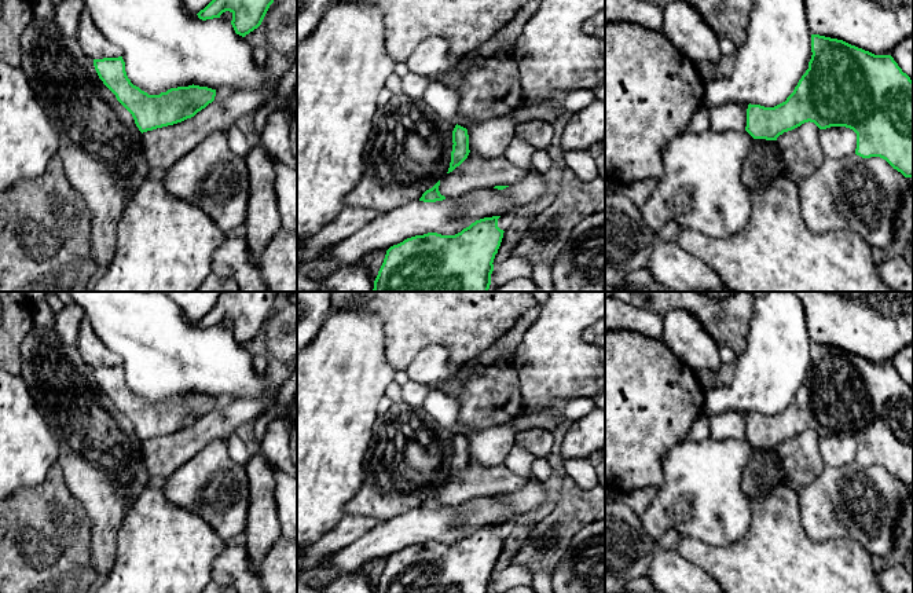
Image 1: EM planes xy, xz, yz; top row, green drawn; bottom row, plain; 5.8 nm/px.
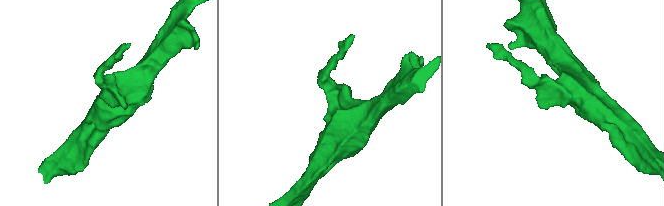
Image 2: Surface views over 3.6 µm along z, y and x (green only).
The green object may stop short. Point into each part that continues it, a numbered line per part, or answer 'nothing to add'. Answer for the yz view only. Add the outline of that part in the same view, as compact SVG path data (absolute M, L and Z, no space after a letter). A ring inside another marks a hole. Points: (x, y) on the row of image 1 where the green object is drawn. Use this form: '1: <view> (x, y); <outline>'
nothing to add

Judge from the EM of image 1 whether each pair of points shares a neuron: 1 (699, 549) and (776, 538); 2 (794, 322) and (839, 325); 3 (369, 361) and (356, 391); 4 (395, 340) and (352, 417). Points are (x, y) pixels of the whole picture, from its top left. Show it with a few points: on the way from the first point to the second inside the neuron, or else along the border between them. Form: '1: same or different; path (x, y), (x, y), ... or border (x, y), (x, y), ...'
1: same; path (718, 556), (756, 556)
2: different; border (803, 306), (807, 335), (813, 341)
3: same; path (362, 368), (356, 373), (356, 384)
4: different; border (381, 325), (385, 359), (396, 369)

